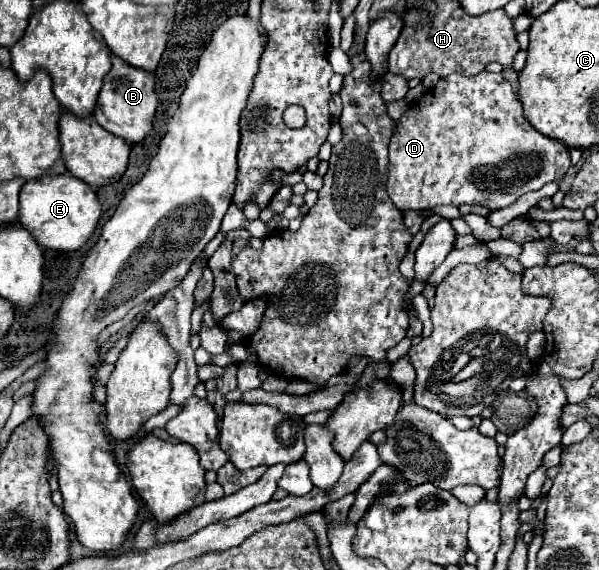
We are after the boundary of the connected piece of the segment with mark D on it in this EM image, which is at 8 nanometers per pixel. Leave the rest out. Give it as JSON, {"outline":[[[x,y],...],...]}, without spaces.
{"outline":[[[482,71],[474,77],[464,77],[464,75],[458,75],[458,73],[452,73],[444,79],[440,79],[436,83],[434,89],[428,89],[418,101],[416,105],[412,105],[396,123],[396,133],[390,141],[390,173],[388,173],[388,183],[386,183],[386,191],[392,199],[392,203],[404,211],[404,209],[430,209],[430,207],[436,207],[436,205],[464,205],[464,203],[470,203],[470,205],[482,205],[482,207],[488,207],[488,209],[502,209],[502,207],[508,207],[512,205],[520,195],[528,193],[536,181],[540,181],[544,175],[544,183],[546,181],[560,181],[560,177],[568,171],[570,167],[570,155],[568,155],[568,147],[562,145],[560,141],[556,139],[550,139],[550,137],[542,137],[542,133],[538,133],[522,115],[522,105],[518,103],[514,91],[512,91],[512,85],[508,79],[504,79],[502,73],[488,73],[488,71]]]}

